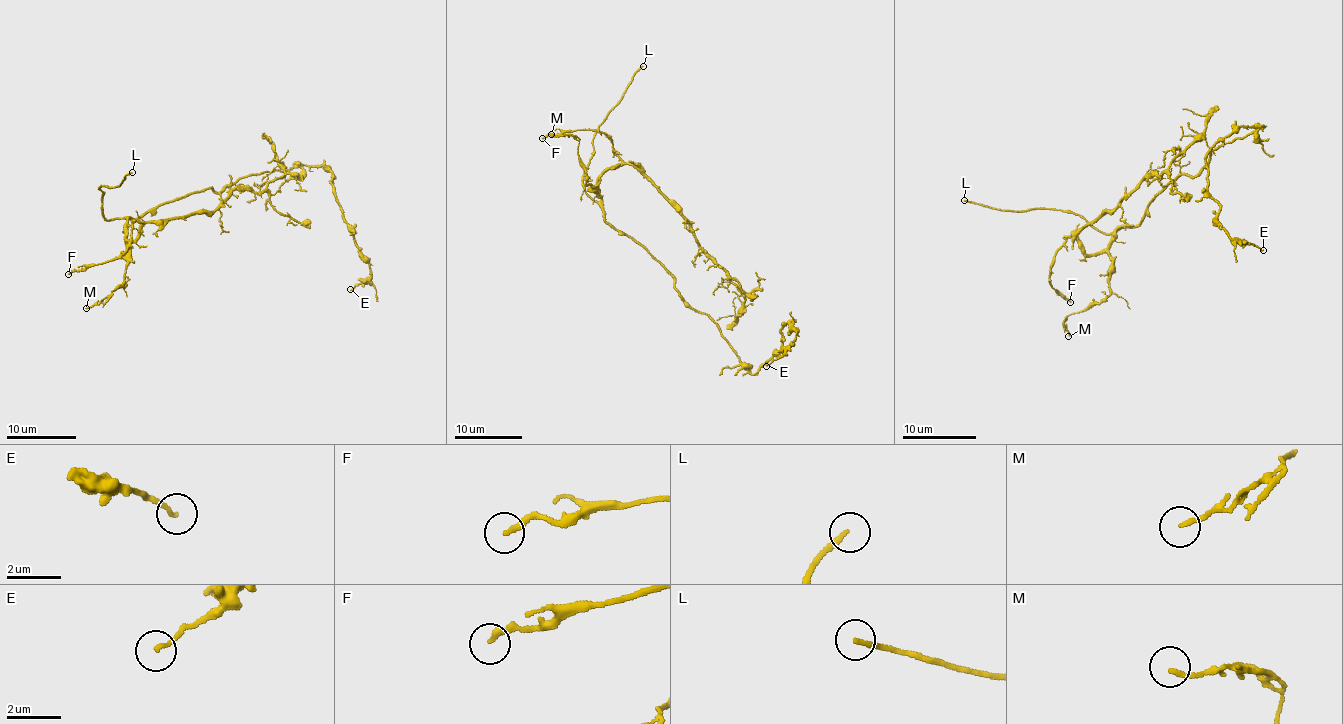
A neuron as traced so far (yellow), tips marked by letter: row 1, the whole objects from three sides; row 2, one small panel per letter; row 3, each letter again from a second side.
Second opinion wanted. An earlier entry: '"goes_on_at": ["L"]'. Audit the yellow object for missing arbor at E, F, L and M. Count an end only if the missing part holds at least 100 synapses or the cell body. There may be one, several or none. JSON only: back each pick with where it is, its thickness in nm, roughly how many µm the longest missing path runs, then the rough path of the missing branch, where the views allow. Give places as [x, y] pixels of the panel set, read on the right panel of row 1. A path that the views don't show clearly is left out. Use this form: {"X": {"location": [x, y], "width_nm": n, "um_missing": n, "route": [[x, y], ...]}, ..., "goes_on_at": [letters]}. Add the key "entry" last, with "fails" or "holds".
{"L": {"location": [964, 200], "width_nm": 180, "um_missing": 45}, "goes_on_at": ["L"], "entry": "holds"}

